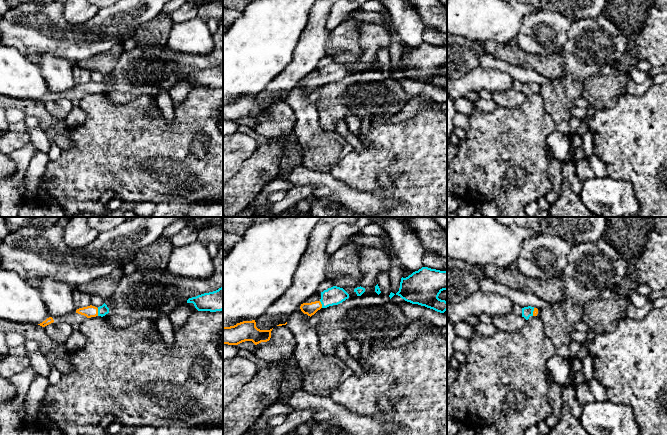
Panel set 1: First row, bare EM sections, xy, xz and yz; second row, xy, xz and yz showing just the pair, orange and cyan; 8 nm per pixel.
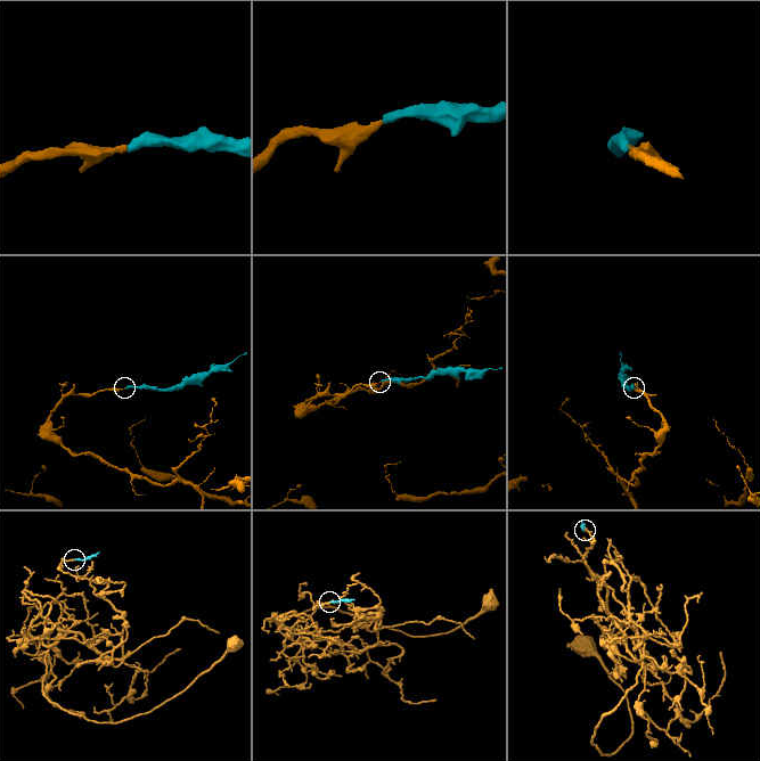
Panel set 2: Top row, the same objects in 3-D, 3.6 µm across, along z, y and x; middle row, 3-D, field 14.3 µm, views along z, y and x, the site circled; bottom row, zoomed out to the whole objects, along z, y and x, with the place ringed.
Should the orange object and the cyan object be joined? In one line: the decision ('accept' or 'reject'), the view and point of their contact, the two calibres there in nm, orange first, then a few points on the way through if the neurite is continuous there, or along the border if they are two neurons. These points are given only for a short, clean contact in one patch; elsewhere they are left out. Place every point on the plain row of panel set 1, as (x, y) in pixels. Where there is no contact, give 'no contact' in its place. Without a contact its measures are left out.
accept | xy (97, 88) | 100/80 nm | across xy (90, 87), (97, 88), (102, 86)

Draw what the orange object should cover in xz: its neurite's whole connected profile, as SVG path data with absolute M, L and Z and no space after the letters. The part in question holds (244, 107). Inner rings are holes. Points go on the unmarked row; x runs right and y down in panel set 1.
M255 96L243 97L234 102L223 103L223 120L238 121L245 117L252 117L255 121L267 118L271 114L270 106L260 106Z

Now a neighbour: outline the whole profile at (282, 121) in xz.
M286 101L276 102L267 118L256 121L255 132L267 139L290 135L296 126L296 116Z

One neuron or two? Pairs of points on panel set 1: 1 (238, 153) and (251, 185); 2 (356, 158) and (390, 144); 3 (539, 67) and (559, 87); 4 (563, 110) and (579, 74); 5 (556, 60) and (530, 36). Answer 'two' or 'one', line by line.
1: two
2: one
3: two
4: one
5: two

